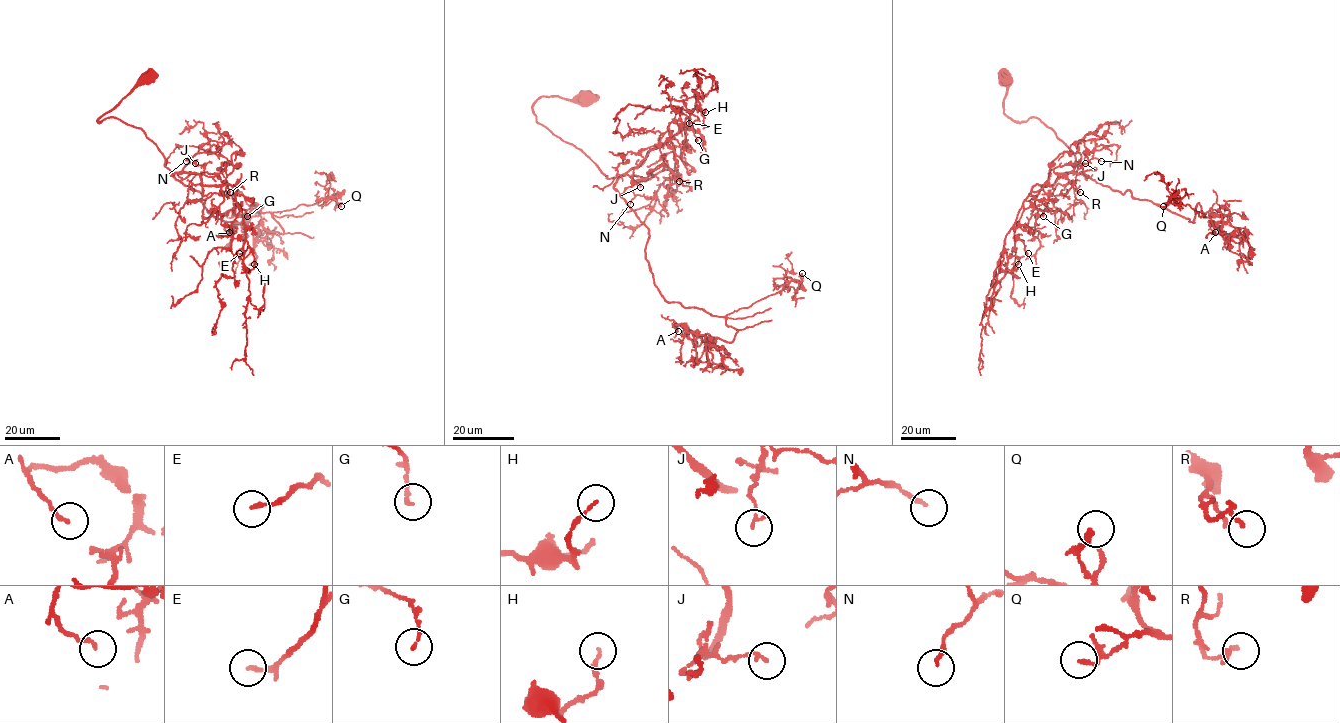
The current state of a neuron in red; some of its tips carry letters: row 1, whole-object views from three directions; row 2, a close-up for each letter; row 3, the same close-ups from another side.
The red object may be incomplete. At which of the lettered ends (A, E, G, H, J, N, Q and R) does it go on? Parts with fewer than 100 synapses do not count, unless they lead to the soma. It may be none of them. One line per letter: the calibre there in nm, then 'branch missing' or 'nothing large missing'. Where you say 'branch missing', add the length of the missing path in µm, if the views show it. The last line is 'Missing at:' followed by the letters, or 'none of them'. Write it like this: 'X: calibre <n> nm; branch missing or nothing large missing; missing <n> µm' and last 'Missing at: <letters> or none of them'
A: calibre 140 nm; nothing large missing
E: calibre 110 nm; nothing large missing
G: calibre 130 nm; nothing large missing
H: calibre 110 nm; nothing large missing
J: calibre 130 nm; nothing large missing
N: calibre 160 nm; nothing large missing
Q: calibre 150 nm; nothing large missing
R: calibre 100 nm; nothing large missing
Missing at: none of them

